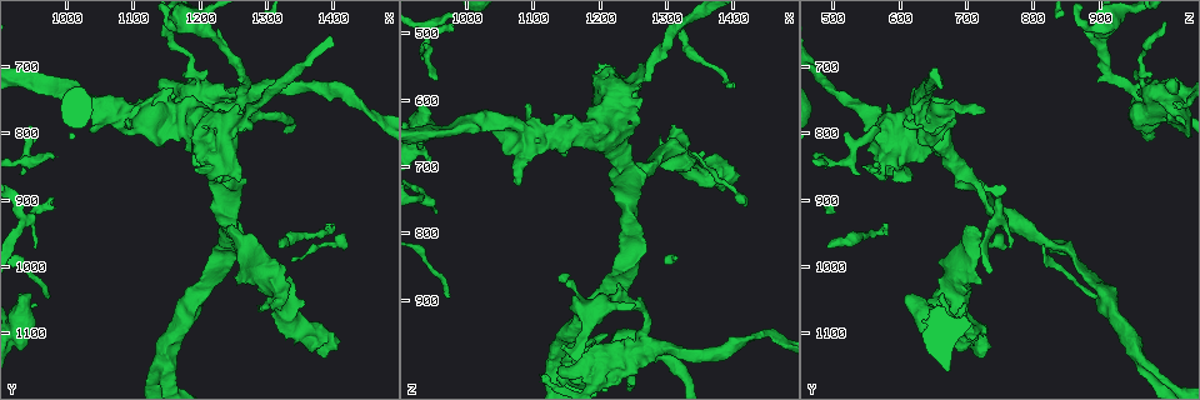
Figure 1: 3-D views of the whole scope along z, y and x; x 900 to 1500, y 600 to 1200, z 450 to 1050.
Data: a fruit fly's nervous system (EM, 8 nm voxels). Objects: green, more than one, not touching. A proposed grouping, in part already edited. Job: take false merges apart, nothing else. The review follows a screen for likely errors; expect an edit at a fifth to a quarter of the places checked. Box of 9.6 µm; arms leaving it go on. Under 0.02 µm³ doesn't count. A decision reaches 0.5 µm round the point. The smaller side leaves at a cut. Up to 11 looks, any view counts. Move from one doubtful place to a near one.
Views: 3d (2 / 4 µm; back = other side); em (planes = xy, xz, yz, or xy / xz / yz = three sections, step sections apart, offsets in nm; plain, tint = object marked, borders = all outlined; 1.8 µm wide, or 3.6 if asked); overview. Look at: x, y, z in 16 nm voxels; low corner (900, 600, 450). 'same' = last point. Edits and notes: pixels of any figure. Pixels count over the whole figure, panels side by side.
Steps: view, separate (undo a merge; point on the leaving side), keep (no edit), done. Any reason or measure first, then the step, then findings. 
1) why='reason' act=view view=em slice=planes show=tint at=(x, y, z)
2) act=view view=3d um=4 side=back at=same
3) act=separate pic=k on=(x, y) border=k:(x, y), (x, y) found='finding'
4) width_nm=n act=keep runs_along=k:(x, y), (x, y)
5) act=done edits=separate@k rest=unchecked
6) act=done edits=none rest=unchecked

why='calibre changes' act=view view=em um=3.6 slice=planes show=tint at=(1265, 740, 965)

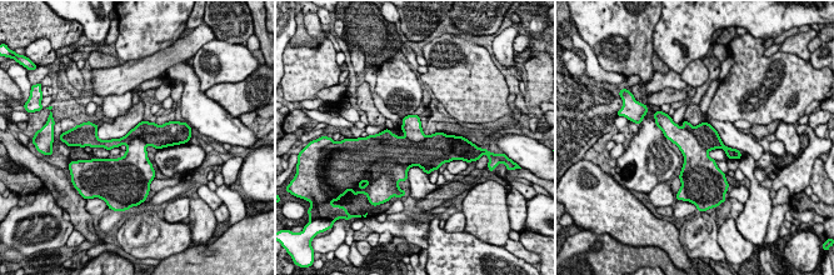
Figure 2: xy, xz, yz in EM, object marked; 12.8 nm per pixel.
act=keep found='one cell here'

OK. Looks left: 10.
why='sudden change in width' act=view view=em slice=xz step=8 show=tint at=(1430, 750, 955)

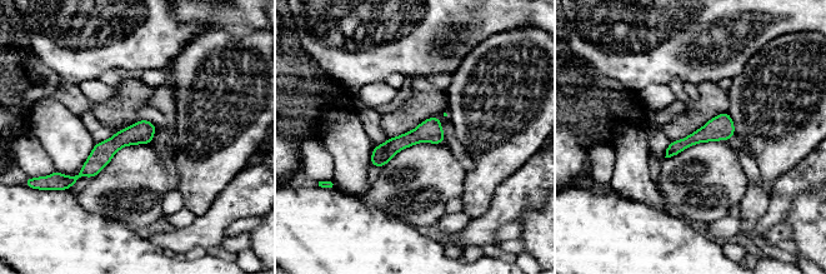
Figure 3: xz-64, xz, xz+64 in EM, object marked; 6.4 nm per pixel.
act=view view=em slice=planes show=tint at=same

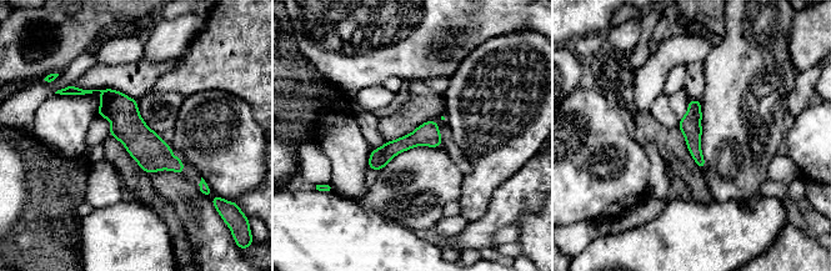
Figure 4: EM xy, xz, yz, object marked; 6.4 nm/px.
act=keep runs_along=4:(75, 91), (99, 90), (180, 169) found='one cell here'

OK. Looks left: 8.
why='branch point' act=view view=em slice=planes show=tint at=(1350, 1090, 705)

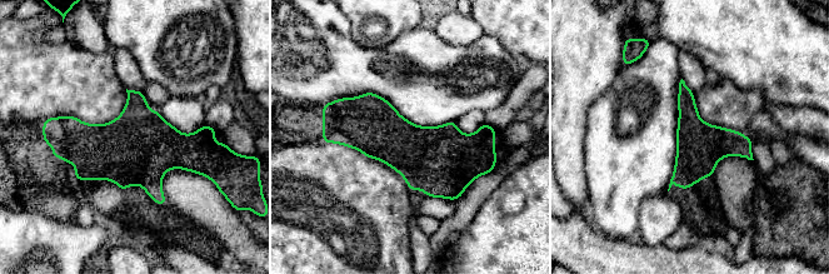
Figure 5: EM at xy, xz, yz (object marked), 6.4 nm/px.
width_nm=300 act=keep found='all the same cell'

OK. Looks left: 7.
act=view view=em slice=planes show=tint at=(1265, 785, 555)

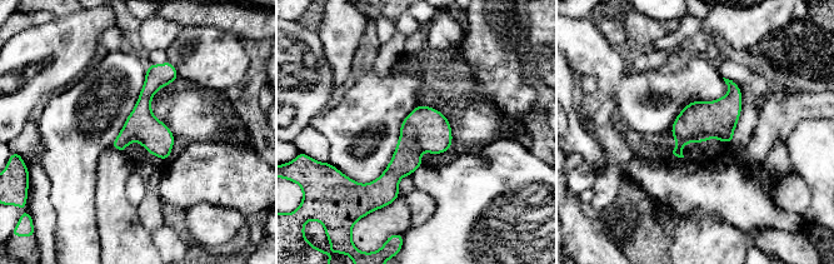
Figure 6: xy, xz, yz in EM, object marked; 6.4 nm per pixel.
act=keep runs_along=6:(168, 65), (121, 148) found='all the same cell'

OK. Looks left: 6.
why='branch point' act=view view=3d um=4 at=(1145, 1170, 980)

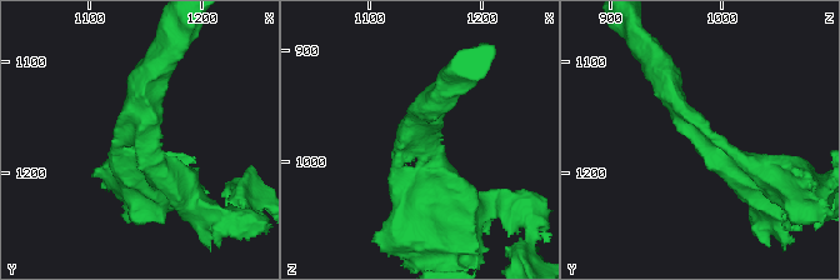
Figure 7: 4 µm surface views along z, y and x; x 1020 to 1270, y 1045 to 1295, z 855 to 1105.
why='need the tissue' act=view view=em slice=xy step=4 show=tint at=(1150, 1170, 980)

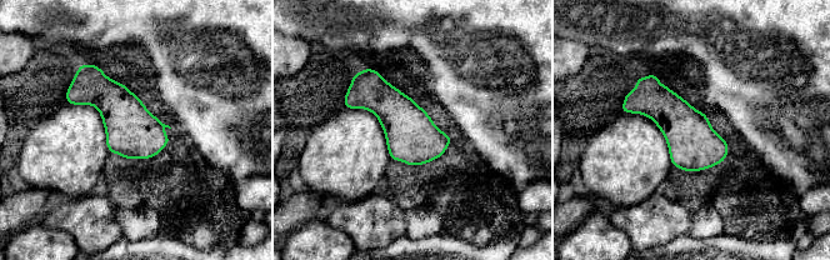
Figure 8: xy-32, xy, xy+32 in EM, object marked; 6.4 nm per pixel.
why='another direction' act=view view=em slice=planes show=borders at=same

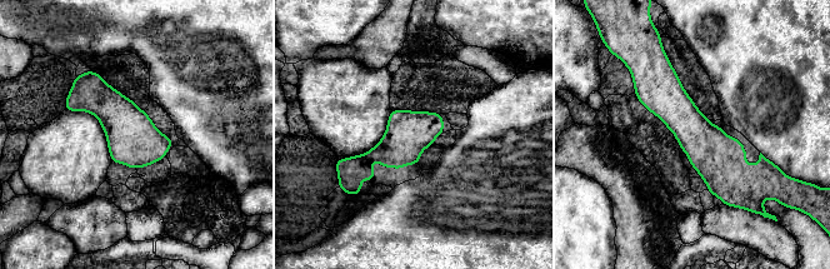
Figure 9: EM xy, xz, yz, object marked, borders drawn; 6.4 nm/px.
width_nm=300 act=keep runs_along=9:(655, 69), (733, 197) found='one cell here'

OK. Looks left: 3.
act=done edits=none rest=unchecked

